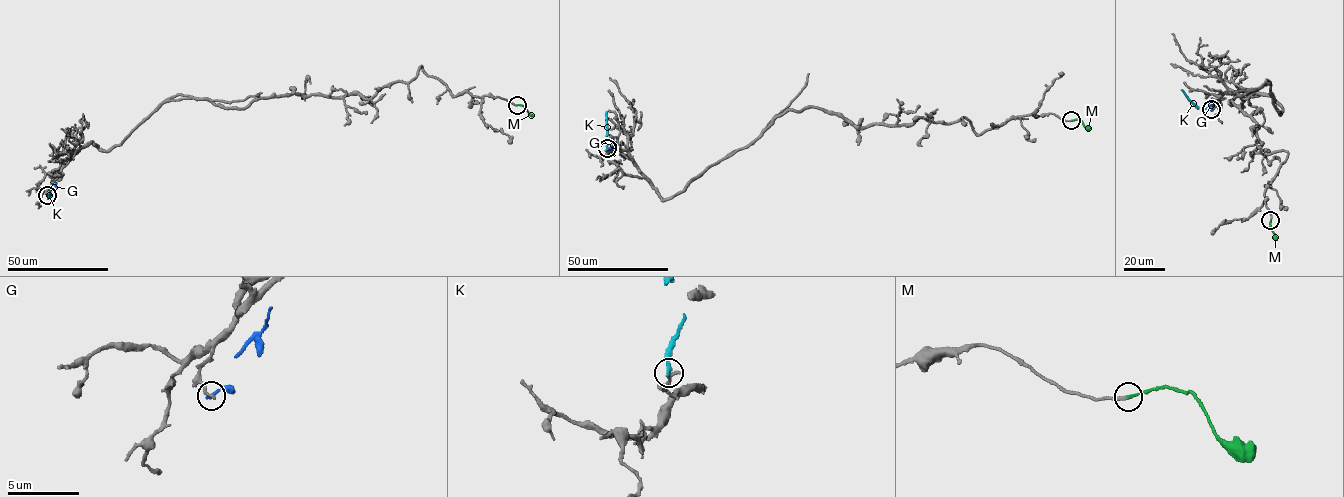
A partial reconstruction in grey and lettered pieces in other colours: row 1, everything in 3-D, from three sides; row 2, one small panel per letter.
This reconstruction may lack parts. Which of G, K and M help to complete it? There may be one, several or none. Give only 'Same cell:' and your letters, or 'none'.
Same cell: M

